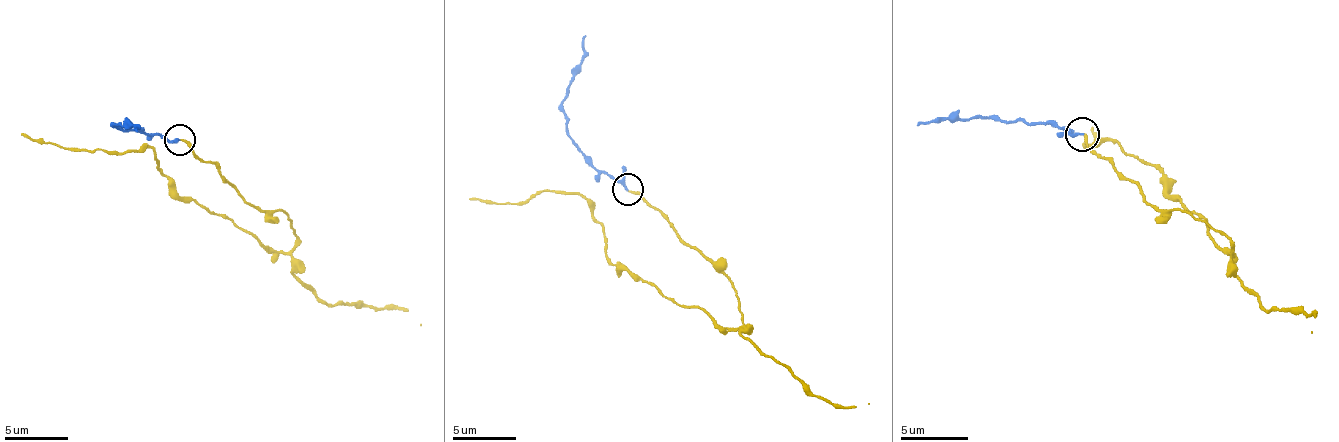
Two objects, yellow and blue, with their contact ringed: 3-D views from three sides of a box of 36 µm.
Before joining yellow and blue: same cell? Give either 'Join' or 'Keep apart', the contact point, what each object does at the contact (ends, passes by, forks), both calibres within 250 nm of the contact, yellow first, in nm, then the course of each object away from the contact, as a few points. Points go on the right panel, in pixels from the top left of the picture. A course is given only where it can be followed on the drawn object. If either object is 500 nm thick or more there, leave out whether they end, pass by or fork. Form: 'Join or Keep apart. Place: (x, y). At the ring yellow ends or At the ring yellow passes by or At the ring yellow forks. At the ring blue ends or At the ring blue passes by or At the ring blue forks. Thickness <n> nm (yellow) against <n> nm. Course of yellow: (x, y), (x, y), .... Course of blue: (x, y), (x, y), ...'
Join. Place: (1082, 134). At the ring yellow ends. At the ring blue passes by. Thickness 190 nm (yellow) against 150 nm. Course of yellow: (1084, 133), (1149, 204), (1206, 221), (1230, 254), (1152, 167), (1115, 140), (1084, 146), (1095, 146), (1091, 126). Course of blue: (1081, 133), (1068, 133), (1054, 123), (983, 116), (916, 126)

